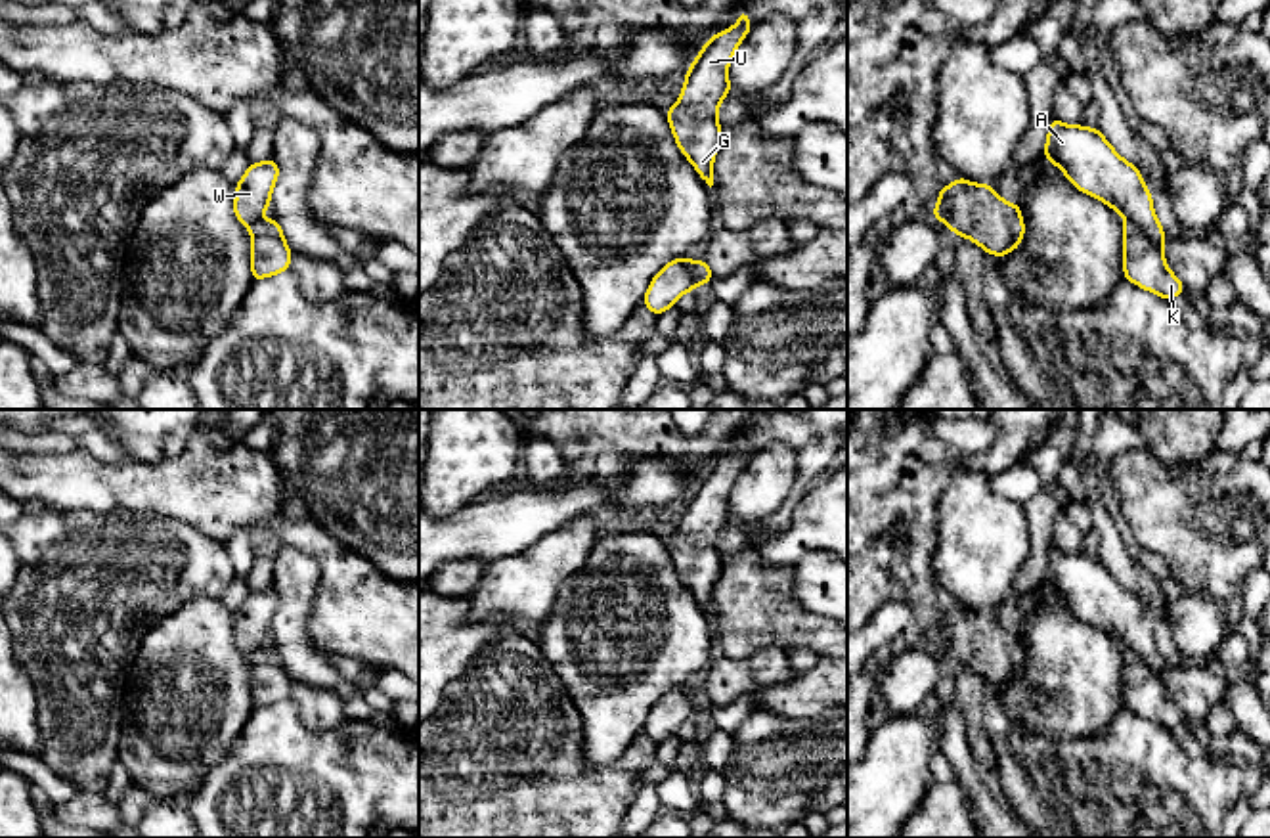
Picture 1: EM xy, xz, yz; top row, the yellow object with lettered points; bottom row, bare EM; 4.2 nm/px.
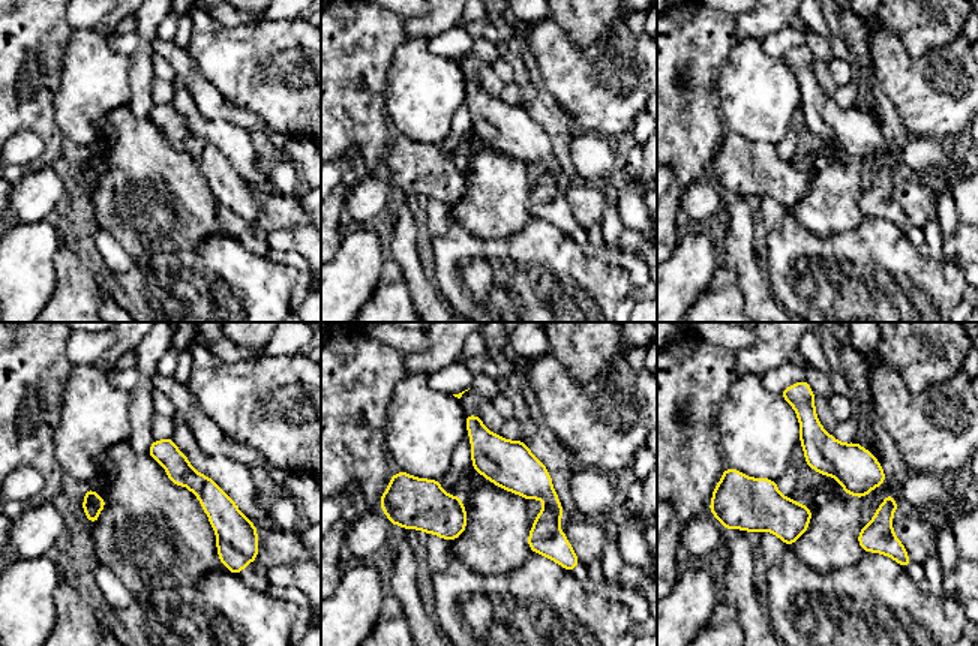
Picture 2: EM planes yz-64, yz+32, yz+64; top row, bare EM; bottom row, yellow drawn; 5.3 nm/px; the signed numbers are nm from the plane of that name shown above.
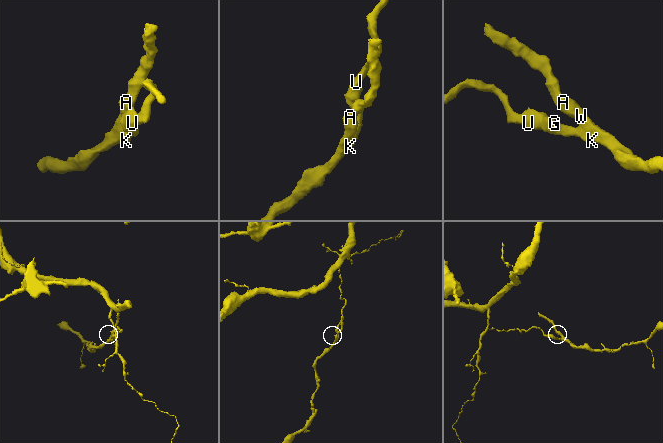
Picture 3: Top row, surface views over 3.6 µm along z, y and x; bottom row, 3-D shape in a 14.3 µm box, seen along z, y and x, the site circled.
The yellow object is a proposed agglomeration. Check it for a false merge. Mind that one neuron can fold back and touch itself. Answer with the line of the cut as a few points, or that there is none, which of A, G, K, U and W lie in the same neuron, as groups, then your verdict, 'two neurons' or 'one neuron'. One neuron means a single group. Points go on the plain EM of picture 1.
cut in yz along (1125, 649), (1131, 649), (1161, 683); A W / G K U; two neurons

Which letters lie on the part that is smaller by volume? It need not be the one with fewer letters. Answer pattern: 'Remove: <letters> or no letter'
Remove: A, W

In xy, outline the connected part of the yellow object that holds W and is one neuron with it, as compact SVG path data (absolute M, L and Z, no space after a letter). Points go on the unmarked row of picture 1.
M274 587L251 591L243 606L235 614L235 647L251 658L262 649L264 637L272 633L272 618L277 610L279 595Z

